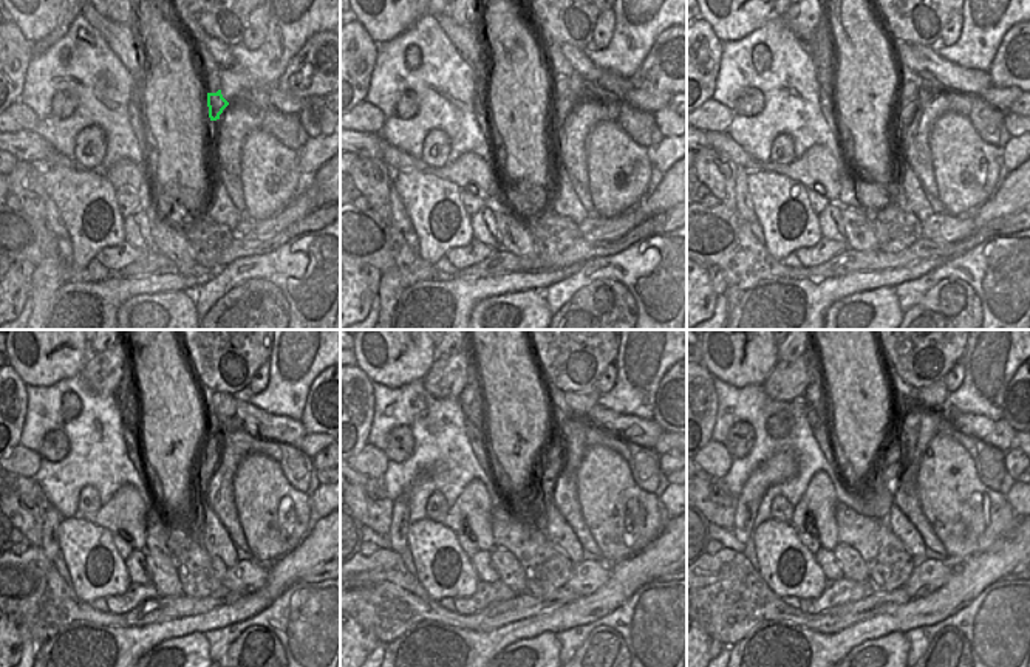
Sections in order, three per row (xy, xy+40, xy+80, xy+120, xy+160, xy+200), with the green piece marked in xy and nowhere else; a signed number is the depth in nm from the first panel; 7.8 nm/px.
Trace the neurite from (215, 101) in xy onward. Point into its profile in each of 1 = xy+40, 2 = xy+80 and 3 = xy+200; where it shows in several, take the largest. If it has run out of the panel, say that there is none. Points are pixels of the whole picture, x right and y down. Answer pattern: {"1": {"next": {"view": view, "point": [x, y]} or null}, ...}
{"1": {"next": {"view": "xy+40", "point": [560, 110]}}, "2": {"next": {"view": "xy+80", "point": [902, 115]}}, "3": {"next": {"view": "xy+200", "point": [890, 474]}}}

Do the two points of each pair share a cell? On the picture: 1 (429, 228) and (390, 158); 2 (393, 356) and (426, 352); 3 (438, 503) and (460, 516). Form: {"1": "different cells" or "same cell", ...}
{"1": "different cells", "2": "same cell", "3": "different cells"}

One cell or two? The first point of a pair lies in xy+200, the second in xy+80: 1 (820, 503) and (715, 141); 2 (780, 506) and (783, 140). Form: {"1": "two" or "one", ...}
{"1": "one", "2": "one"}

